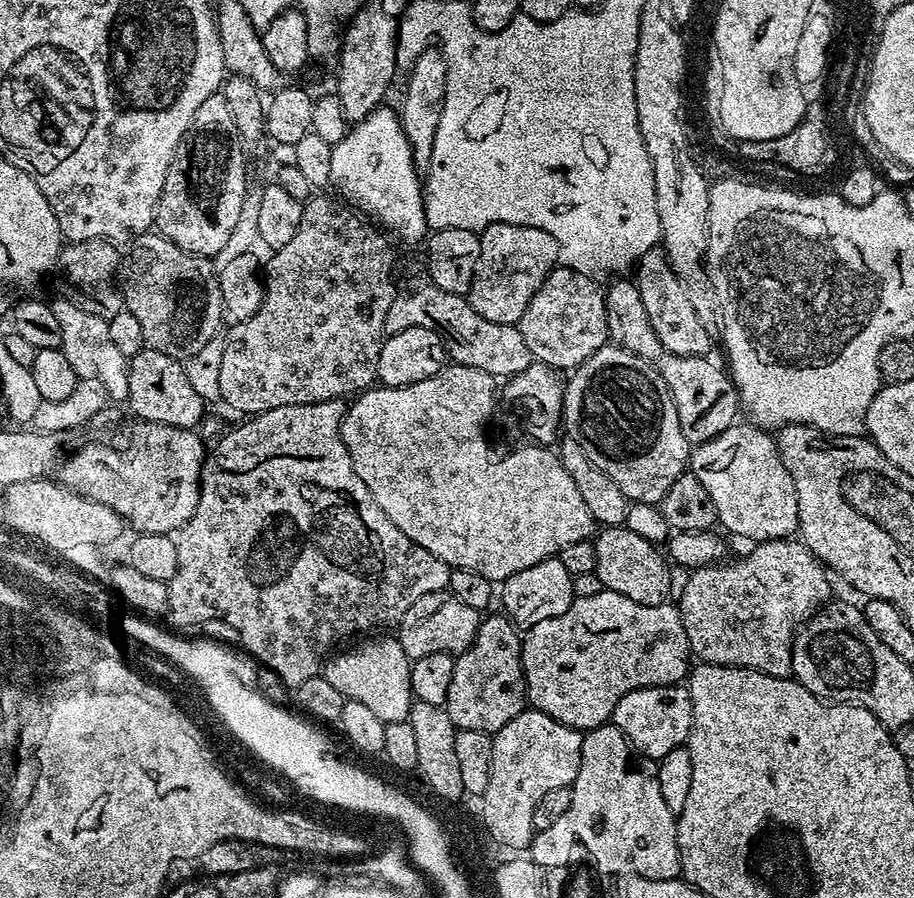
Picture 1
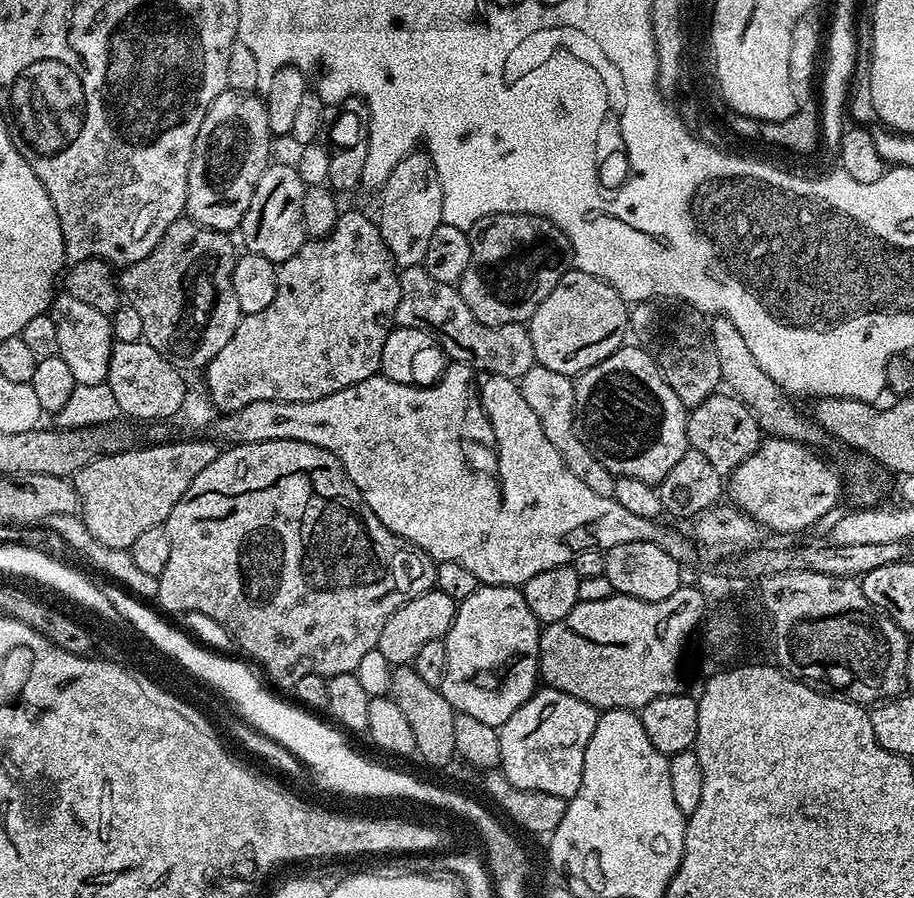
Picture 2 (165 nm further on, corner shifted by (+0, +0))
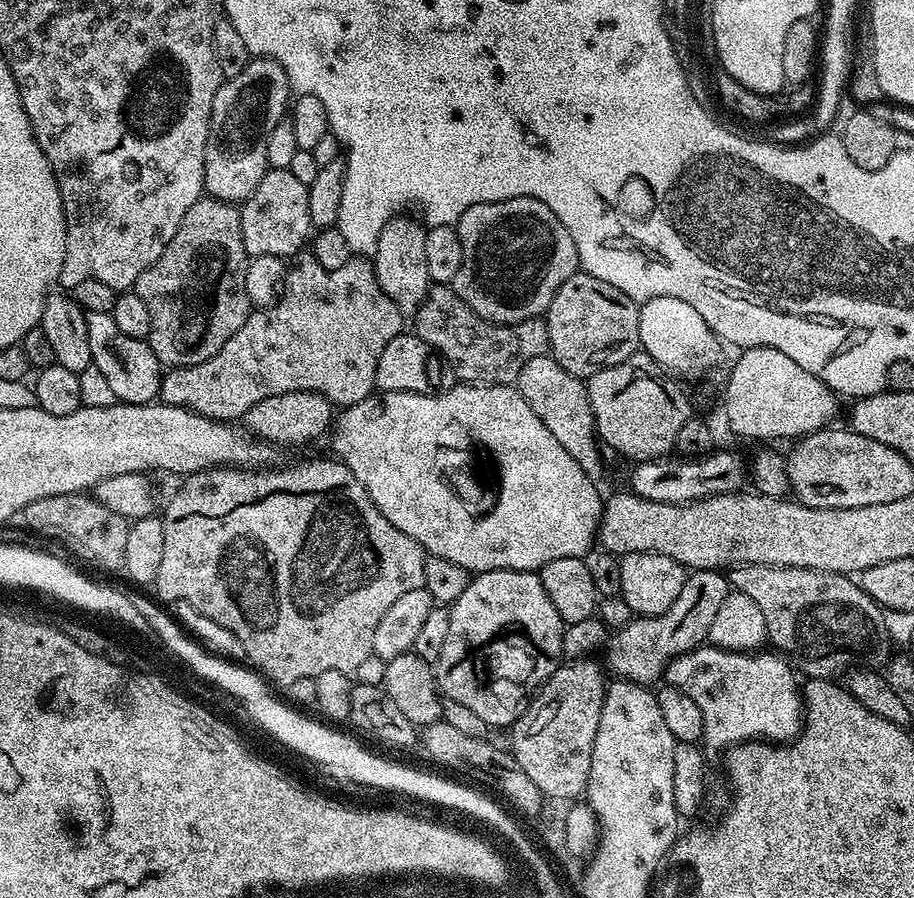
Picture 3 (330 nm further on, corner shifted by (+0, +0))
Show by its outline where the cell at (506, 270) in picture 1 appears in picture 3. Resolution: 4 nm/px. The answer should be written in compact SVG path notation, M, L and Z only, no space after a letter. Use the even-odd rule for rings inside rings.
M515 196L498 202L475 204L462 214L454 227L462 242L462 266L452 279L451 287L455 288L458 298L474 310L474 314L492 324L517 324L543 317L562 282L580 268L578 250L574 238L570 238L570 230L558 222L558 214L554 214L550 206L534 198Z

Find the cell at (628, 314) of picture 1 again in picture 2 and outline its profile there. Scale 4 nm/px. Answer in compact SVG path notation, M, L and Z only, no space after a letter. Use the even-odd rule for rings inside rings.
M718 390L706 402L691 409L688 417L688 443L698 454L712 463L714 470L730 474L757 449L764 438L760 423L753 412L735 395Z

